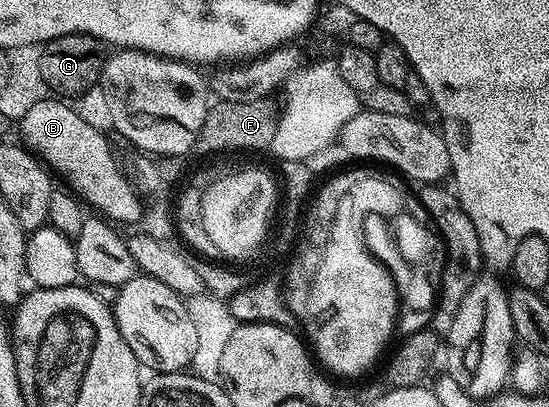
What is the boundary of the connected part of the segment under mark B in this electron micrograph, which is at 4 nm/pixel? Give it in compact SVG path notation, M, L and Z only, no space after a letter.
M44 96L37 104L33 104L19 121L21 134L25 137L24 145L48 163L54 171L57 169L66 174L74 186L72 189L81 195L90 207L93 205L99 209L96 211L106 219L115 224L140 223L143 199L137 193L130 175L128 178L121 171L121 166L113 155L112 144L105 139L103 131L96 130L83 115L76 114L65 102L68 101Z

